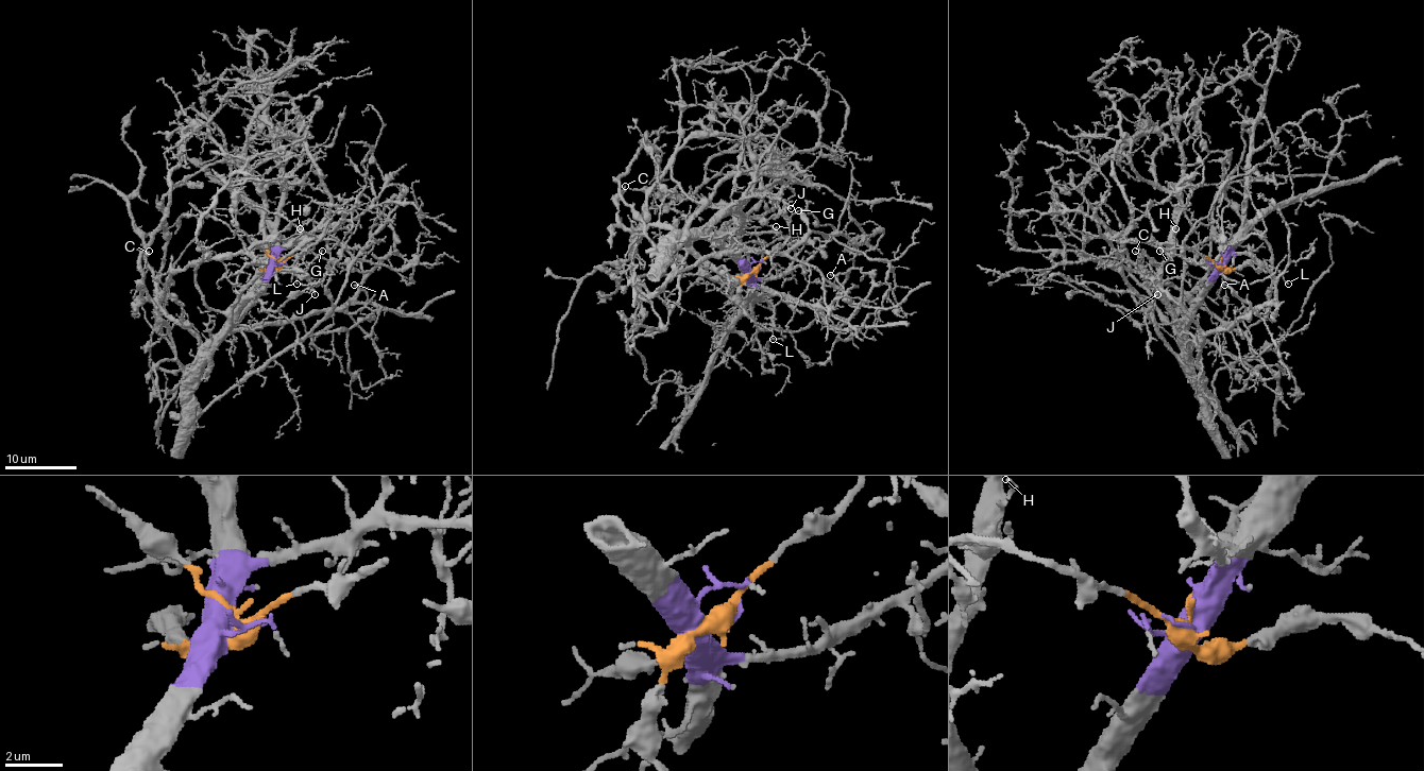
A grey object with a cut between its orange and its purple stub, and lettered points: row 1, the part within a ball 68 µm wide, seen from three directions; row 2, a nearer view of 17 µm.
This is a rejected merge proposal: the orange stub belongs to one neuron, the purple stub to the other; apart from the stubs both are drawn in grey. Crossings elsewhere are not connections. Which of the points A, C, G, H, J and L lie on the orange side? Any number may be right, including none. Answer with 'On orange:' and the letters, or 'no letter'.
On orange: G, H, L

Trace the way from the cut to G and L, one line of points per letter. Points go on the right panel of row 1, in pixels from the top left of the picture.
G: (1220, 264), (1166, 243), (1163, 244), (1165, 255), (1159, 250)
L: (1220, 264), (1223, 270), (1255, 264), (1271, 266), (1287, 284)

